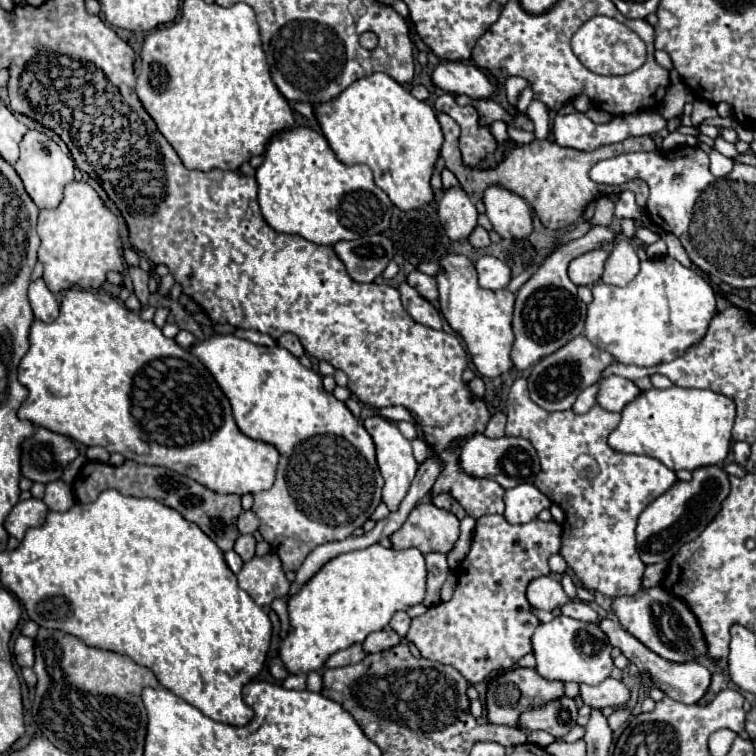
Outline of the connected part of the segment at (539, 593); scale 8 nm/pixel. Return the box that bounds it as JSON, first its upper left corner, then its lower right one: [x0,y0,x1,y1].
[526,575,568,611]

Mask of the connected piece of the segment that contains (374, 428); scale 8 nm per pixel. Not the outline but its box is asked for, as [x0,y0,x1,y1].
[364,417,418,511]

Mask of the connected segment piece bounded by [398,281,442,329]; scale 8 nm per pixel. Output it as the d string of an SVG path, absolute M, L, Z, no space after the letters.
M406 281L400 285L400 295L402 295L402 305L406 307L406 311L410 313L410 317L422 325L428 325L432 329L442 329L442 317L438 313L438 309L426 301L412 285L408 285Z

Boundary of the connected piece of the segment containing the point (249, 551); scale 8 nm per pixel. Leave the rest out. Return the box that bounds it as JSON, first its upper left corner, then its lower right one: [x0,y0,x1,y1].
[234,535,256,561]

